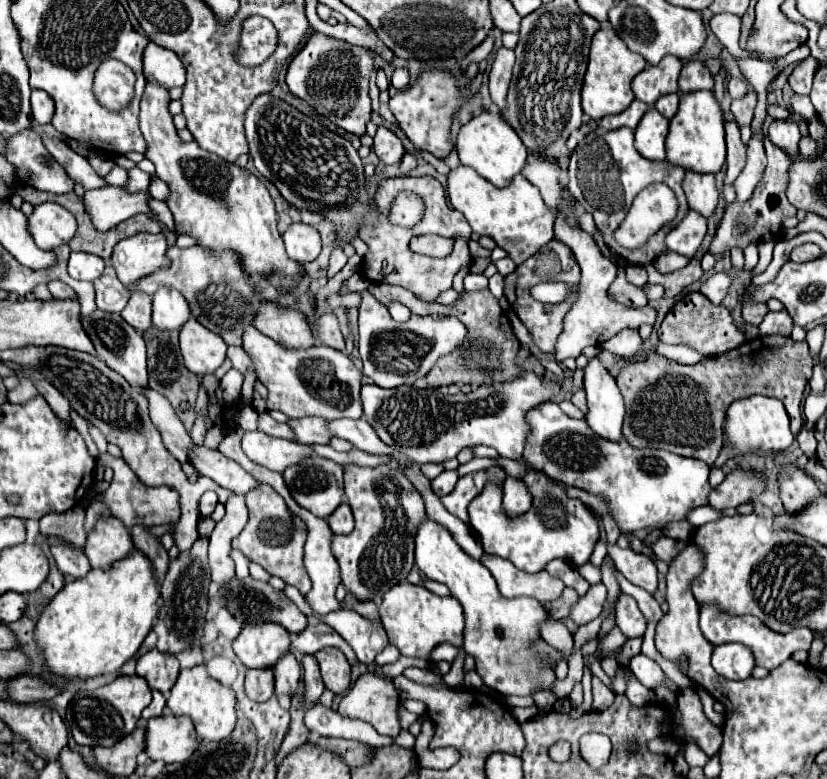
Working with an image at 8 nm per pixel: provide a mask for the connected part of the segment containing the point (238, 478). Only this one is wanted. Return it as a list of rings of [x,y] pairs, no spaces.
[[[193,447],[191,465],[201,475],[213,479],[217,485],[221,485],[233,493],[239,493],[239,495],[245,495],[259,485],[257,479],[253,479],[237,463],[233,463],[231,459],[227,459],[225,455],[221,455],[215,449],[209,449],[209,447]]]

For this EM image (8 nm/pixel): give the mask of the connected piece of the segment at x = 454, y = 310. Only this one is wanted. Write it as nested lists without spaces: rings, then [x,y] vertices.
[[[371,283],[369,285],[369,293],[379,299],[383,305],[389,305],[391,301],[399,301],[403,305],[407,305],[415,315],[455,315],[459,321],[465,323],[465,327],[469,329],[467,335],[467,343],[461,343],[461,349],[453,349],[449,353],[449,357],[441,357],[433,371],[429,371],[427,375],[427,385],[429,387],[441,387],[441,385],[455,385],[465,383],[465,385],[493,385],[493,383],[505,383],[505,381],[513,381],[517,377],[521,377],[527,371],[533,371],[535,375],[545,375],[545,367],[541,367],[541,363],[529,355],[525,359],[525,363],[521,363],[521,367],[517,365],[517,353],[521,349],[509,319],[505,317],[501,305],[497,303],[497,299],[491,295],[489,289],[481,289],[481,291],[469,291],[469,293],[461,293],[461,297],[453,303],[453,305],[439,305],[439,303],[427,303],[419,297],[415,297],[411,291],[403,289],[403,287],[393,287],[393,285],[385,285],[385,283]]]

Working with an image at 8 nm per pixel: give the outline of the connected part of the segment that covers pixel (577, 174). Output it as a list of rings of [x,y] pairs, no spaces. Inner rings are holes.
[[[621,127],[621,129],[615,129],[615,131],[593,131],[589,133],[573,151],[571,155],[571,163],[569,163],[569,183],[567,183],[567,189],[569,193],[575,197],[575,201],[579,205],[583,205],[583,209],[587,213],[593,215],[595,219],[595,225],[597,229],[603,233],[603,239],[605,243],[611,247],[611,251],[619,253],[621,257],[625,257],[627,261],[631,261],[633,265],[645,265],[647,261],[653,261],[661,251],[665,251],[665,245],[663,245],[663,237],[667,235],[667,231],[671,227],[675,227],[679,223],[679,219],[685,215],[685,211],[689,209],[687,207],[687,199],[685,199],[685,193],[681,189],[681,181],[683,181],[683,167],[677,167],[673,165],[671,161],[661,161],[661,163],[653,163],[649,159],[645,159],[633,145],[633,129],[629,127]],[[649,183],[665,183],[677,197],[679,201],[679,213],[675,217],[673,223],[669,223],[667,227],[663,227],[661,231],[657,231],[653,237],[649,237],[641,247],[637,249],[627,249],[627,247],[621,247],[613,233],[615,229],[623,223],[635,195],[647,187]]]

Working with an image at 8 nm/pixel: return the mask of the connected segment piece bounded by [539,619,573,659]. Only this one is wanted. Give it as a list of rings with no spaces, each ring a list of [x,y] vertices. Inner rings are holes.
[[[549,619],[545,623],[541,621],[539,633],[551,647],[557,647],[559,651],[563,651],[565,659],[571,655],[571,651],[573,651],[573,635],[569,633],[569,629],[561,621],[555,621],[555,619]]]

